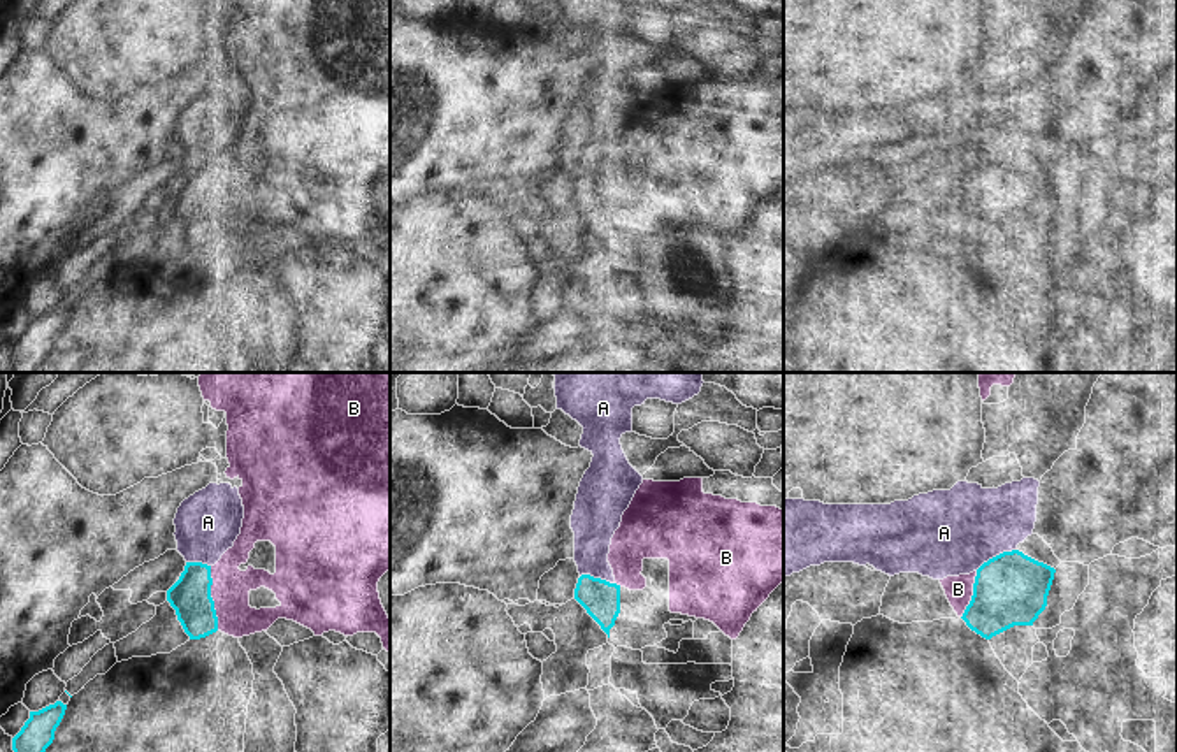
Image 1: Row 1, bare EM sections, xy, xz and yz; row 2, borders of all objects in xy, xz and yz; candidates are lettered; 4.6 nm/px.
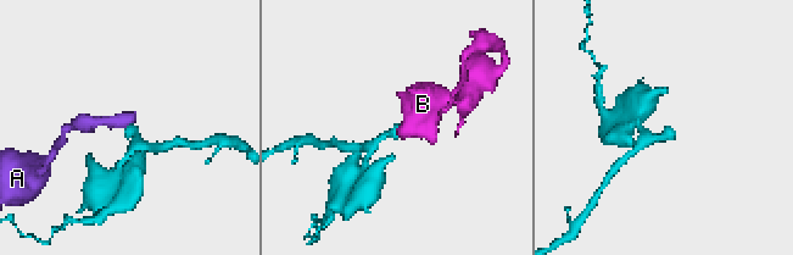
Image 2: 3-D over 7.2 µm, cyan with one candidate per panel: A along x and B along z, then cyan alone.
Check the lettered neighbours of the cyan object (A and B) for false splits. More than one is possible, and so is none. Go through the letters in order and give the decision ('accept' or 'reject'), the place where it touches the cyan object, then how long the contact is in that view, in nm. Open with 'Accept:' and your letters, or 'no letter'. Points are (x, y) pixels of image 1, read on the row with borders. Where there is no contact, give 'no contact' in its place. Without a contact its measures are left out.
Accept: B
A: reject; contact yz (996, 556); length 200 nm
B: accept; contact xy (211, 598); length 300 nm

